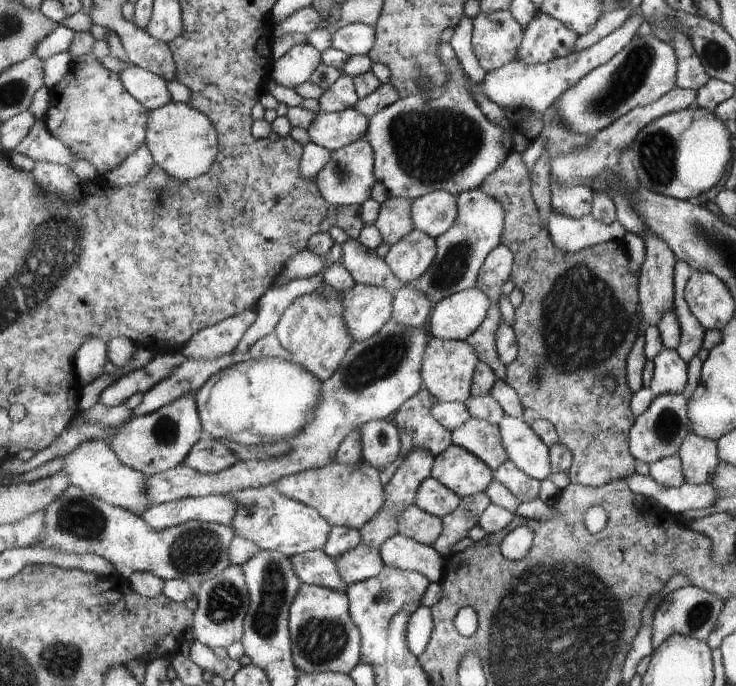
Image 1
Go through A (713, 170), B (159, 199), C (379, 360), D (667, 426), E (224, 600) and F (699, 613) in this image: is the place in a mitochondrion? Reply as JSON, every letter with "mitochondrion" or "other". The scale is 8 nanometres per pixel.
{"A":"other","B":"other","C":"mitochondrion","D":"mitochondrion","E":"mitochondrion","F":"mitochondrion"}

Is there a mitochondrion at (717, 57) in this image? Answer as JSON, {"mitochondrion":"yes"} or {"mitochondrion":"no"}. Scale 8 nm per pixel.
{"mitochondrion":"yes"}

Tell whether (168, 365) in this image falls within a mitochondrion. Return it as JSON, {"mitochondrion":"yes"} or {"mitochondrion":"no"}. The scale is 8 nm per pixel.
{"mitochondrion":"no"}

